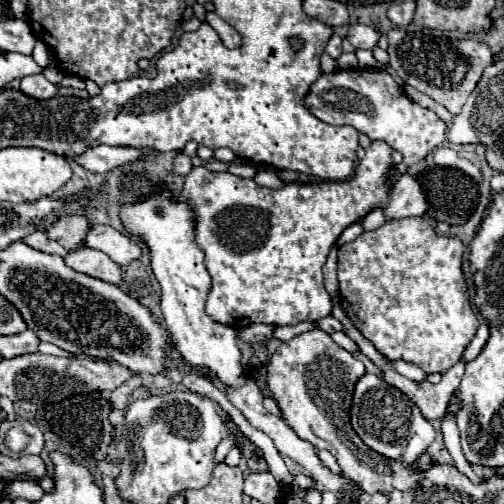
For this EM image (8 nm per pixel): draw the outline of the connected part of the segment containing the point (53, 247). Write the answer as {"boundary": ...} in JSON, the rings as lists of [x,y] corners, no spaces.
{"boundary":[[[35,231],[31,233],[27,239],[23,239],[29,247],[37,249],[37,251],[43,251],[43,253],[55,253],[55,255],[61,255],[65,257],[67,251],[57,243],[57,241],[51,241],[43,231]]]}

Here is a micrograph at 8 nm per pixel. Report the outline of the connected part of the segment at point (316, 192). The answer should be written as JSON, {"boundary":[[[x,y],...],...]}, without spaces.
{"boundary":[[[373,141],[355,173],[345,181],[287,183],[283,189],[269,189],[257,185],[253,179],[235,177],[231,173],[215,173],[207,167],[193,167],[185,179],[179,201],[187,203],[195,213],[195,243],[205,253],[205,267],[213,281],[205,301],[207,315],[233,329],[241,329],[251,323],[283,327],[329,317],[333,303],[331,295],[325,291],[321,267],[345,227],[369,211],[387,205],[391,191],[387,185],[387,171],[391,165],[391,147],[383,141]]]}

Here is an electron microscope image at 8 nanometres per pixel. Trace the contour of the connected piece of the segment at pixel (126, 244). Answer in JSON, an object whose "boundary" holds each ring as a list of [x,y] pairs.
{"boundary":[[[93,225],[87,233],[87,247],[107,253],[115,263],[127,267],[133,259],[141,259],[141,247],[121,231],[109,225]]]}

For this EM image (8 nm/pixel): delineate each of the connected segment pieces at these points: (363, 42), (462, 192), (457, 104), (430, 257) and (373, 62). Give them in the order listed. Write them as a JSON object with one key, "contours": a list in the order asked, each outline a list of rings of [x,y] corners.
{"contours":[[[[351,25],[347,39],[355,49],[373,49],[377,45],[379,33],[369,25]]],[[[431,167],[431,169],[425,169],[417,179],[419,179],[421,189],[425,193],[427,215],[431,219],[443,221],[449,225],[463,225],[477,209],[477,201],[479,201],[477,183],[469,175],[465,175],[463,171],[449,169],[449,167]]],[[[391,29],[387,33],[391,55],[391,69],[403,79],[405,85],[411,85],[419,93],[429,95],[433,101],[441,103],[449,113],[459,115],[463,103],[473,93],[481,73],[487,65],[493,63],[493,53],[485,43],[475,39],[451,41],[447,37],[429,37],[423,33],[409,33],[405,29]]],[[[405,217],[405,219],[387,221],[383,227],[375,229],[375,231],[369,231],[369,233],[361,233],[355,241],[339,247],[339,297],[341,297],[341,307],[343,307],[345,315],[353,323],[359,325],[359,329],[363,331],[363,337],[367,337],[375,345],[375,349],[381,355],[385,355],[387,359],[391,359],[391,361],[403,359],[407,363],[415,363],[425,373],[445,373],[449,367],[453,367],[463,357],[465,347],[471,343],[471,339],[475,337],[477,327],[479,327],[479,321],[477,321],[477,317],[475,317],[475,313],[469,305],[469,293],[467,293],[467,285],[465,285],[465,279],[463,279],[463,271],[461,271],[461,259],[463,259],[463,243],[455,237],[449,237],[449,235],[437,235],[425,217]]],[[[357,51],[357,57],[359,57],[361,69],[381,69],[381,63],[373,57],[371,51]]]]}

